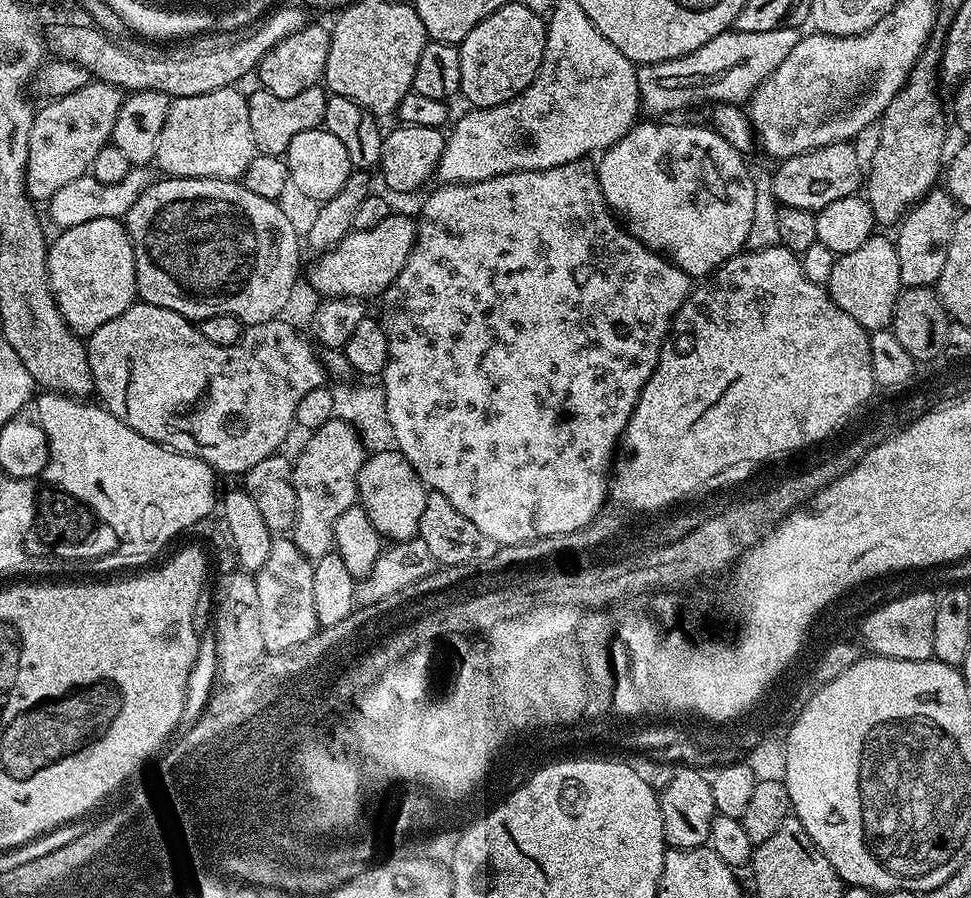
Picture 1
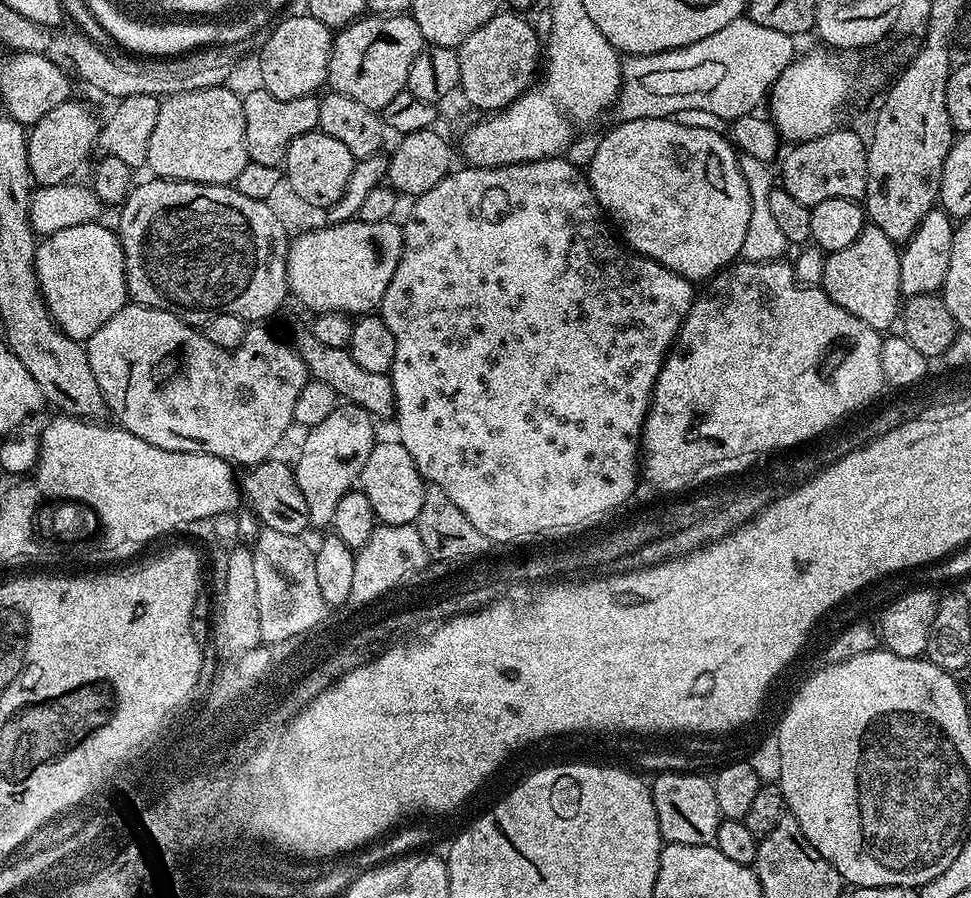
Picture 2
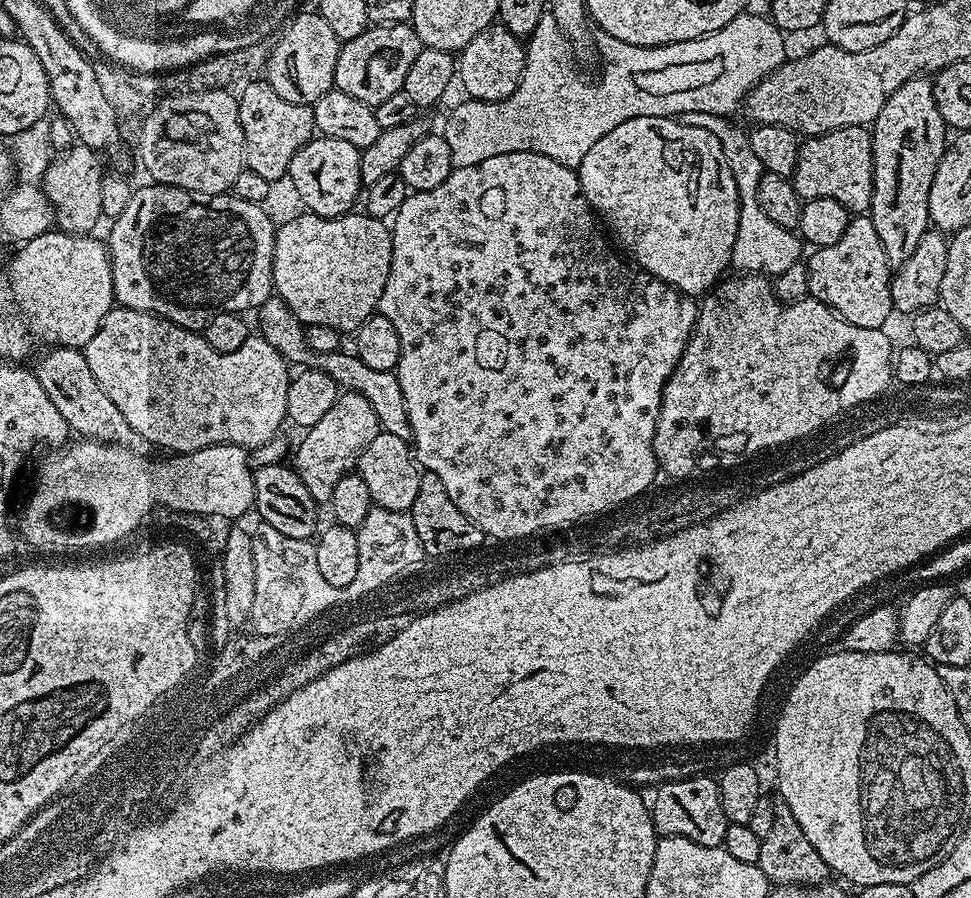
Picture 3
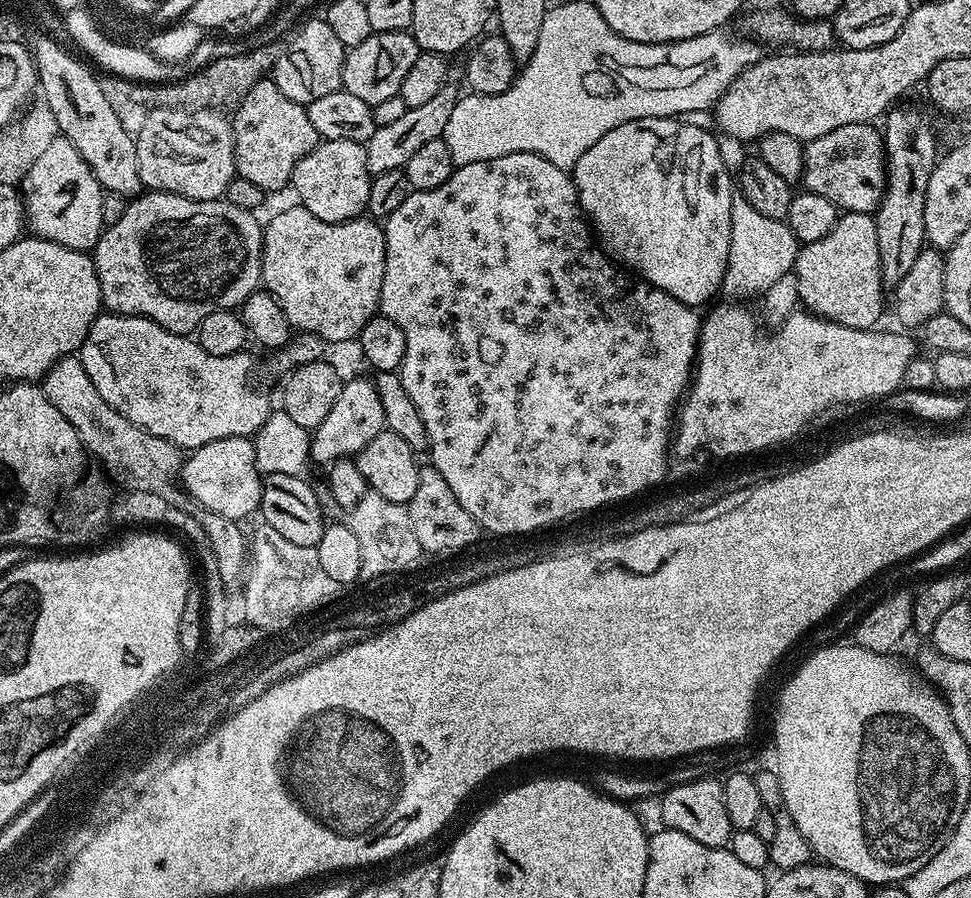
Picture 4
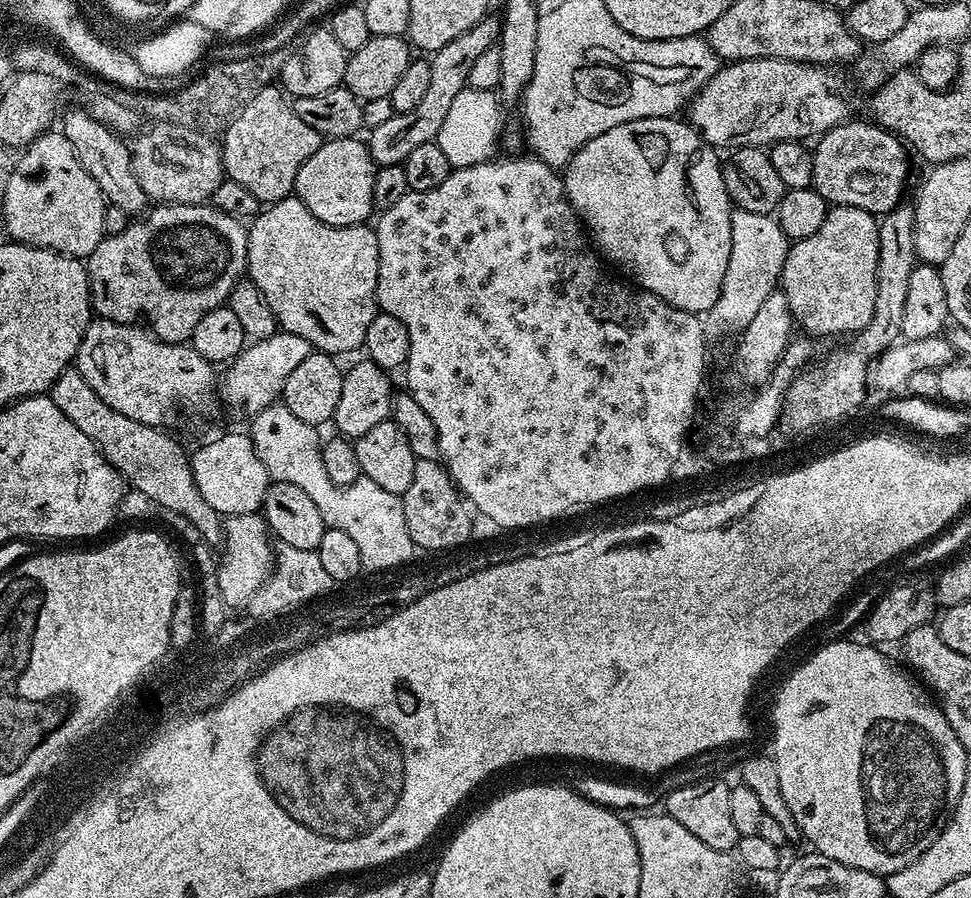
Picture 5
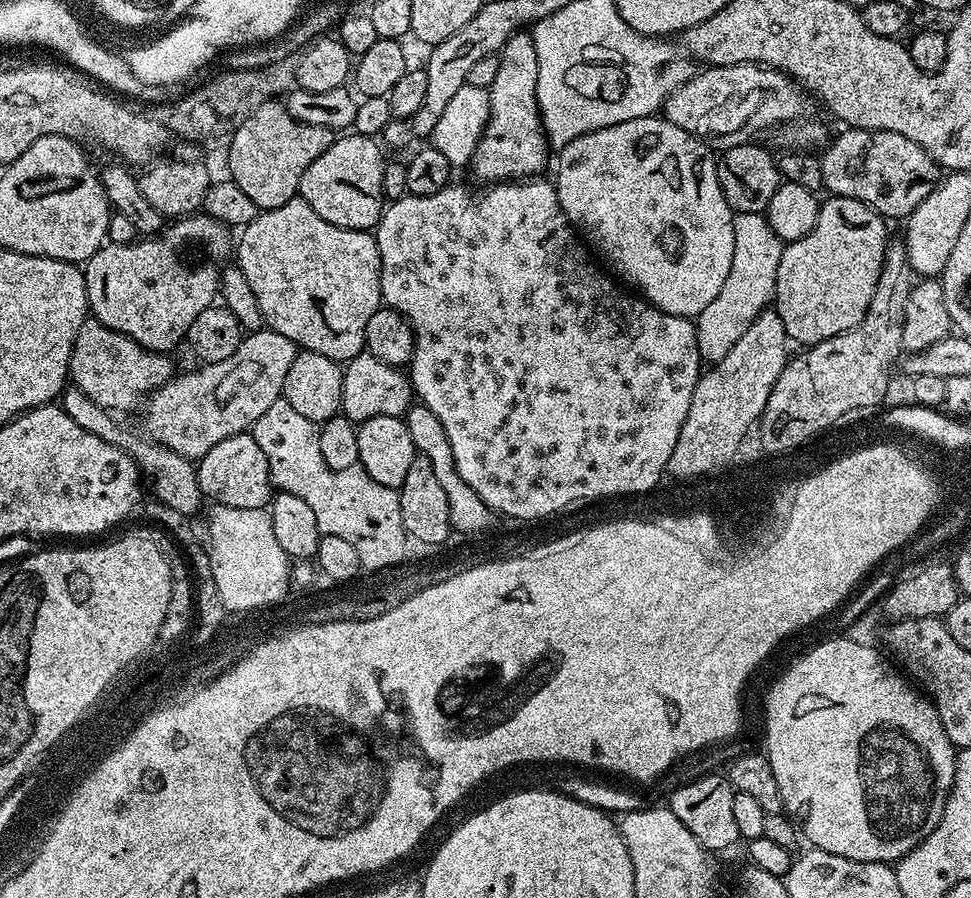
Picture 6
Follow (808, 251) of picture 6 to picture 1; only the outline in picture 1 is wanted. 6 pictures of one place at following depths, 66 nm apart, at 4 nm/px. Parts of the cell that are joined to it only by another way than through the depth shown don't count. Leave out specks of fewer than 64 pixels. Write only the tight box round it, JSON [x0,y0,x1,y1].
[826,235,902,330]

